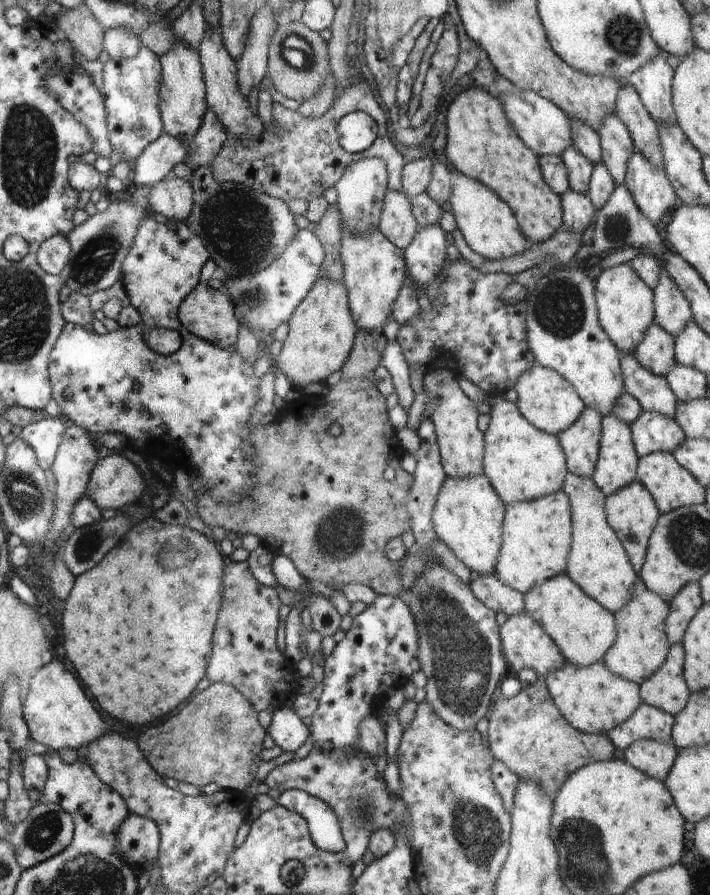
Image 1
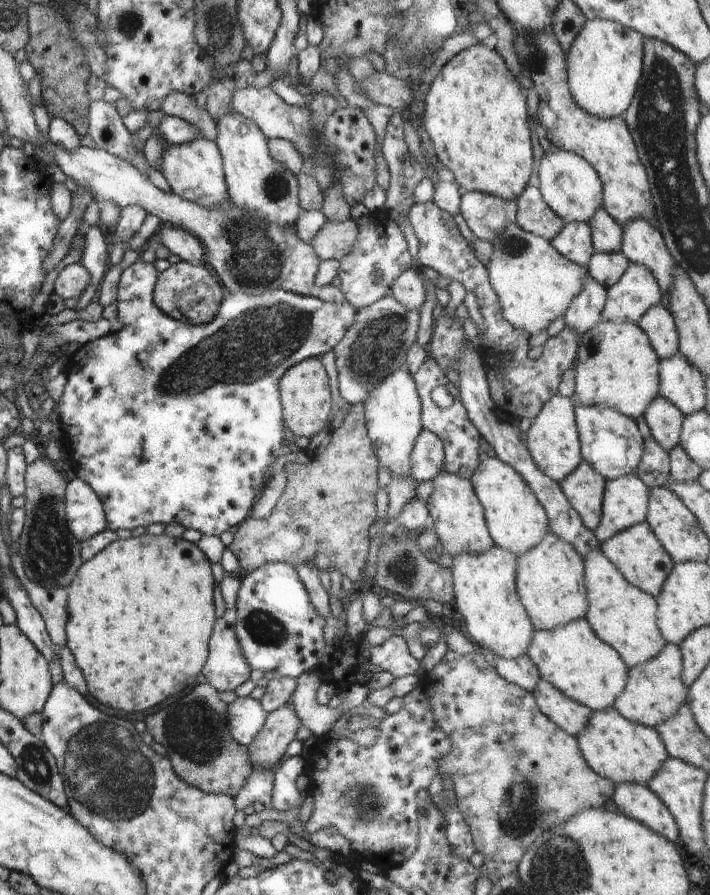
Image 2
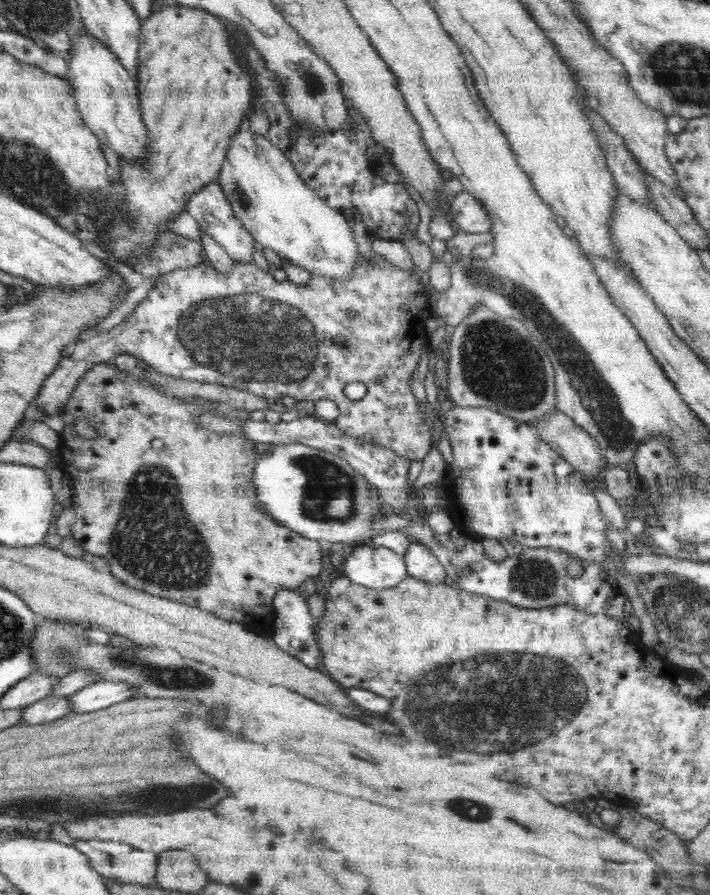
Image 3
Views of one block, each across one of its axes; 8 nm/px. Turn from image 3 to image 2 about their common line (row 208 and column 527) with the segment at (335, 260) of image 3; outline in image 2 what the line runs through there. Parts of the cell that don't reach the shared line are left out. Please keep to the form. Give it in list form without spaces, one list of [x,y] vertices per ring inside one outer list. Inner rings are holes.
[[[514,223],[491,240],[492,258],[488,265],[489,281],[498,295],[504,318],[514,327],[527,332],[530,337],[546,330],[558,316],[564,316],[572,299],[577,296],[587,279],[587,270],[562,256],[544,237],[526,232]]]

